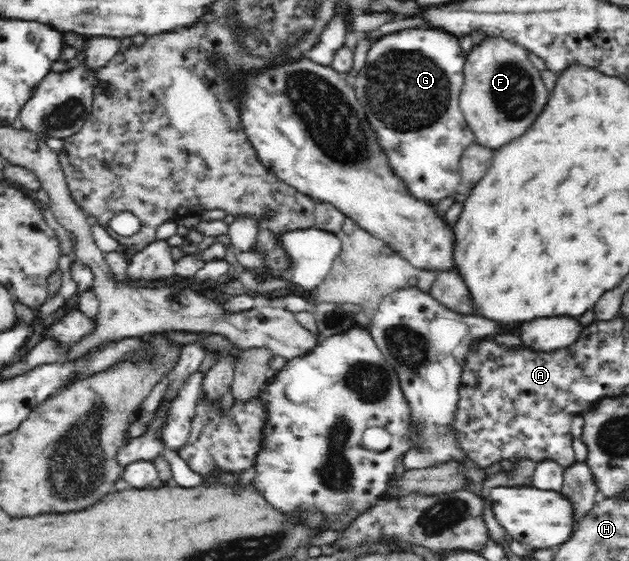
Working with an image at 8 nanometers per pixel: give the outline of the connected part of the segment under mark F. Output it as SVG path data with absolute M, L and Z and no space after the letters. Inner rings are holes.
M488 37L466 53L464 85L460 94L462 113L472 127L476 143L486 147L502 147L528 131L528 125L544 111L548 89L540 71L528 58L528 50L502 37Z

